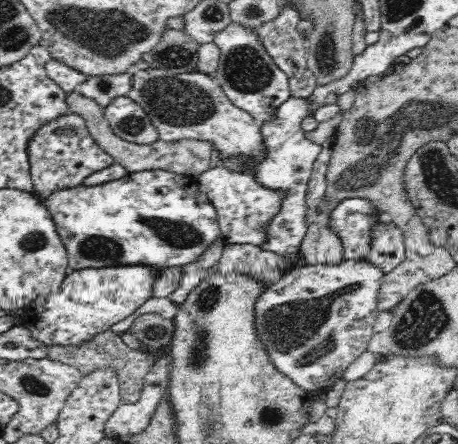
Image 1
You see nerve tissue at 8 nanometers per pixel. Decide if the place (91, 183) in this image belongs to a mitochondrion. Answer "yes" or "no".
no

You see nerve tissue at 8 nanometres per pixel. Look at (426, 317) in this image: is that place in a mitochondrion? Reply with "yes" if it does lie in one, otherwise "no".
yes

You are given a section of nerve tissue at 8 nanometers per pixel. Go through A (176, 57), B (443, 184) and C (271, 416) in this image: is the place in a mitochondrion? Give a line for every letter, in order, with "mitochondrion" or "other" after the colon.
A: mitochondrion
B: mitochondrion
C: mitochondrion

